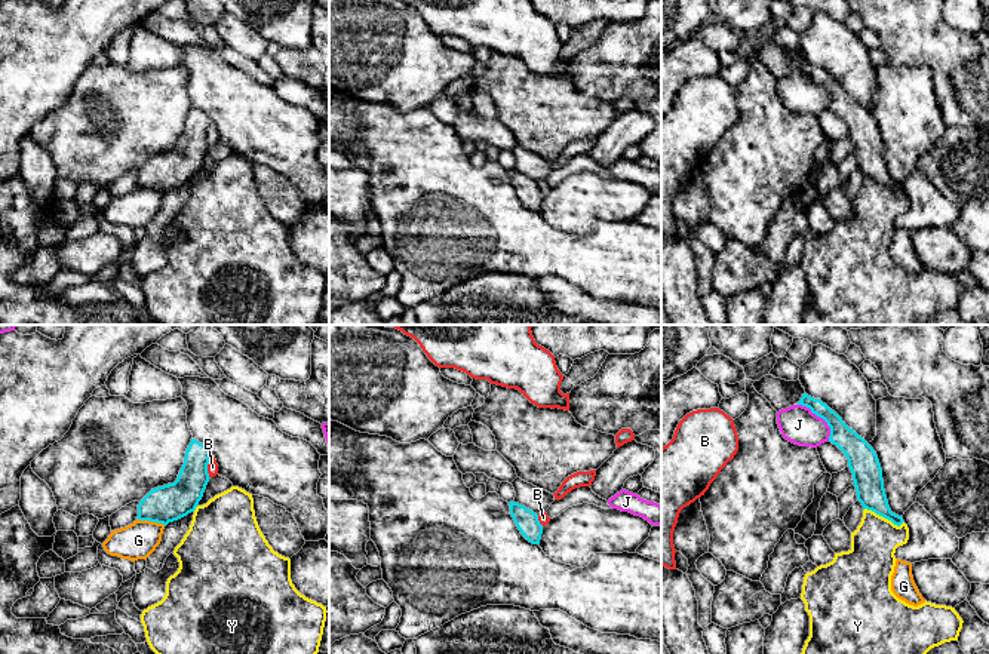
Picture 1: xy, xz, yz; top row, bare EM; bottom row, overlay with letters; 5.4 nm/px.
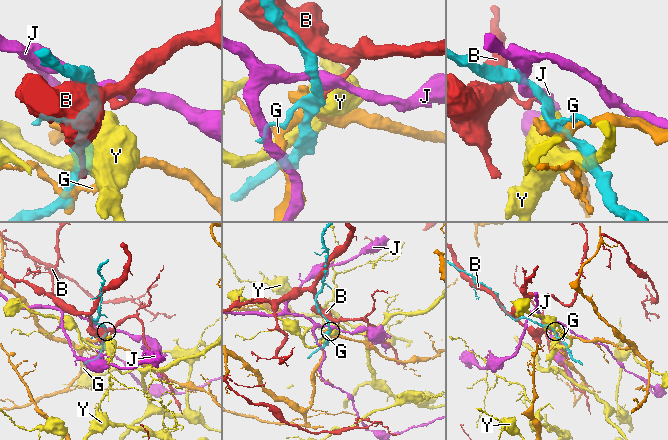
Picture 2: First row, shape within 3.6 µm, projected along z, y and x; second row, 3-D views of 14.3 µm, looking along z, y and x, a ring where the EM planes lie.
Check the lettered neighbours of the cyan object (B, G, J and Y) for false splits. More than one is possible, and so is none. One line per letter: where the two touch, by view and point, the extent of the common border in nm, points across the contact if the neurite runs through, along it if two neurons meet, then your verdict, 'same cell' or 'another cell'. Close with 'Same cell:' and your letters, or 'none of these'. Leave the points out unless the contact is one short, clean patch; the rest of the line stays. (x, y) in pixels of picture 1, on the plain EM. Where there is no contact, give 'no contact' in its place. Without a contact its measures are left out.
B: contact xy (206, 135); length 130 nm; border xy (211, 123), (208, 132), (209, 146); another cell
G: contact xy (151, 189); length 170 nm; another cell
J: contact yz (820, 85); length 260 nm; another cell
Y: contact yz (884, 184); length 240 nm; another cell
Same cell: none of these

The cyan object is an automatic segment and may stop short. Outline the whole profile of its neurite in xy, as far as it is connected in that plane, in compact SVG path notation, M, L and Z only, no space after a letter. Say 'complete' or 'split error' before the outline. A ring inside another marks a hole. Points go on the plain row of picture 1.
complete | M191 107L176 148L151 157L139 169L136 187L166 194L194 179L211 147L209 126L211 119L199 108Z

